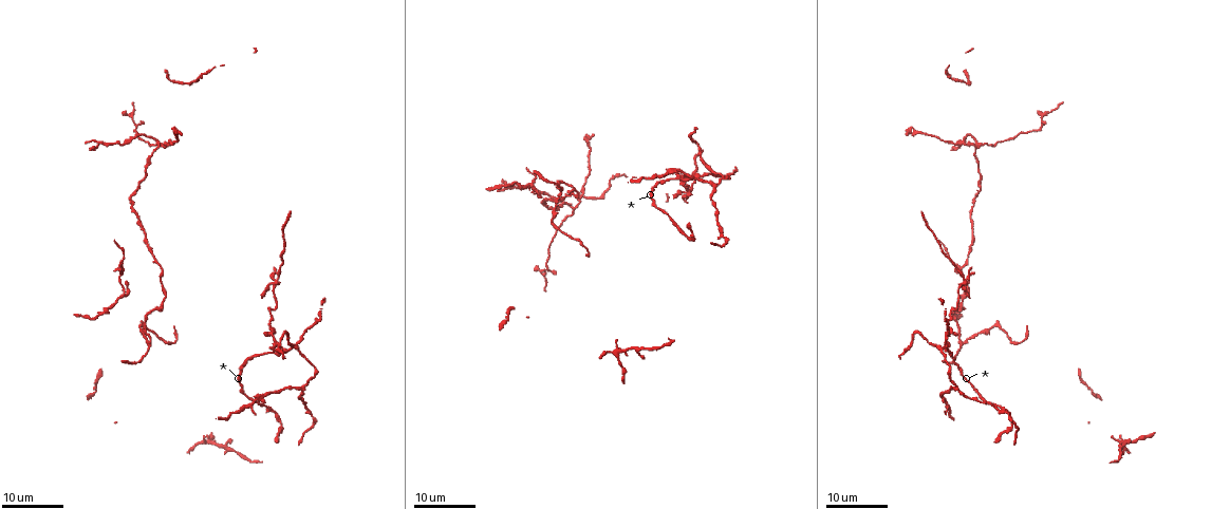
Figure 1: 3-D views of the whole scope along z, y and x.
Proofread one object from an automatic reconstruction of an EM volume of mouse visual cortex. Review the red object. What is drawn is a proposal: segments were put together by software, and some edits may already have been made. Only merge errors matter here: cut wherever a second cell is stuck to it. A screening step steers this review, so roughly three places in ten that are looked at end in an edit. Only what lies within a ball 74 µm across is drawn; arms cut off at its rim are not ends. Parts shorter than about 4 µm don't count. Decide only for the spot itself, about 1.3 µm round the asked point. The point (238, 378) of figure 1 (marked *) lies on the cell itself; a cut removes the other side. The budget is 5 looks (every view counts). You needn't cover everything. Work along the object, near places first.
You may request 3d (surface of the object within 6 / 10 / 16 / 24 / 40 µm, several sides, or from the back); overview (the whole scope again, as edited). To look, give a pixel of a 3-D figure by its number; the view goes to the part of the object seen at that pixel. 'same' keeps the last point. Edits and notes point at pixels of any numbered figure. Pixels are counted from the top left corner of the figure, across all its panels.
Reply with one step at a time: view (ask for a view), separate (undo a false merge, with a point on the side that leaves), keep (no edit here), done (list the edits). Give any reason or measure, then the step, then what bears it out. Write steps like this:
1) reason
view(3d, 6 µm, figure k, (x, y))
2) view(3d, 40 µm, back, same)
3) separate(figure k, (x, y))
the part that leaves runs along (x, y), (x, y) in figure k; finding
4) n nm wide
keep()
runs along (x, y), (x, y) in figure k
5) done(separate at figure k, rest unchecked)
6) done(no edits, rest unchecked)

looks like a crossing
view(3d, 24 µm, figure 1, (695, 173))

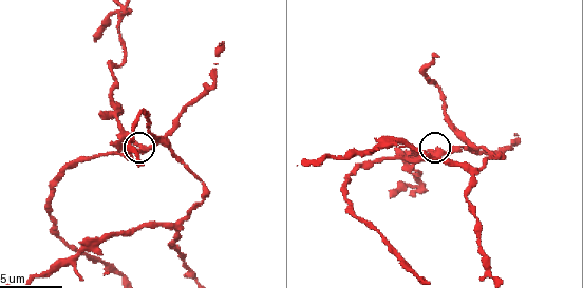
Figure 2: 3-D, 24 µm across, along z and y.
closer look
view(3d, 10 µm, figure 2, (139, 144))

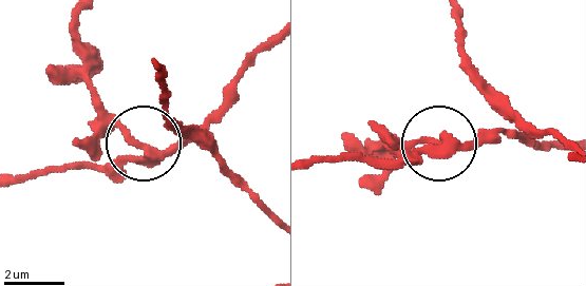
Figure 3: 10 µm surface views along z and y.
240 nm wide
separate(figure 3, (121, 126))
the part that leaves runs along (151, 151), (98, 93), (78, 18) in figure 3; a second cell is stuck on

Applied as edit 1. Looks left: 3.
view(overview)

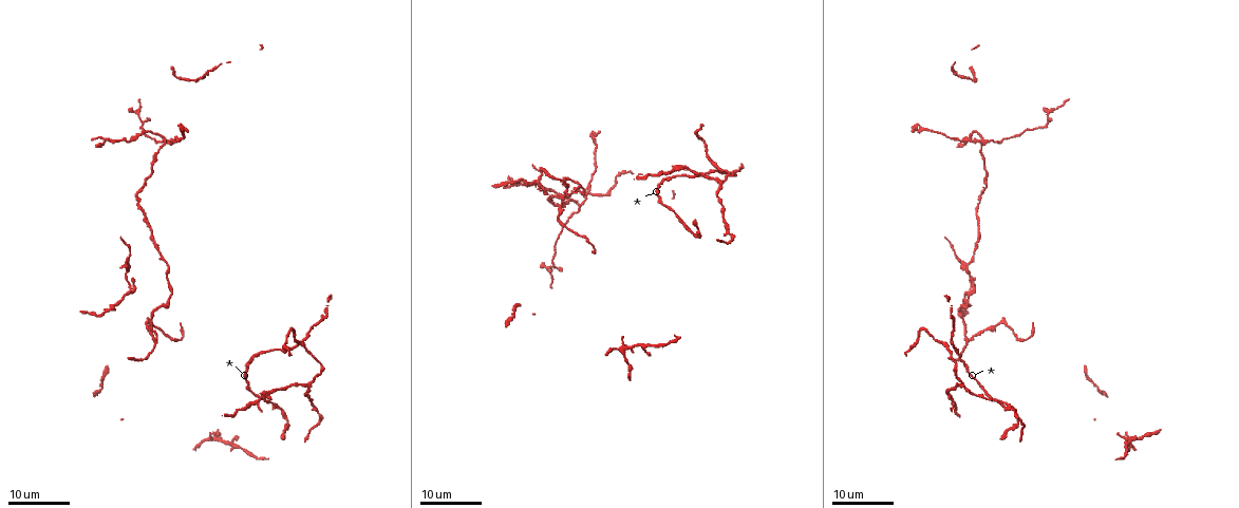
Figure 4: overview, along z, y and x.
sharp bend
view(3d, 16 µm, figure 4, (921, 331))

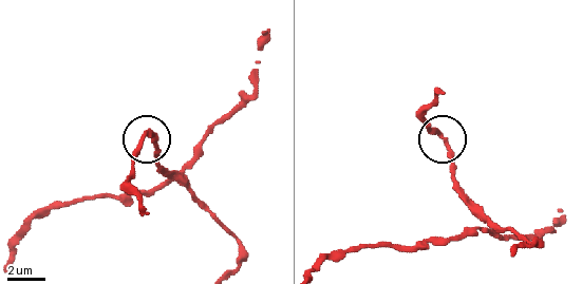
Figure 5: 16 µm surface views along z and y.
closer look
view(3d, 6 µm, figure 5, (149, 131))

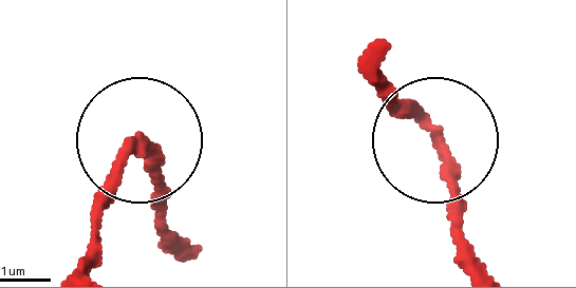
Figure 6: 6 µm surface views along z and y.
keep()
continuous, no second cell

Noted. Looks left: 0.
done(separate at figure 3, rest unchecked)

